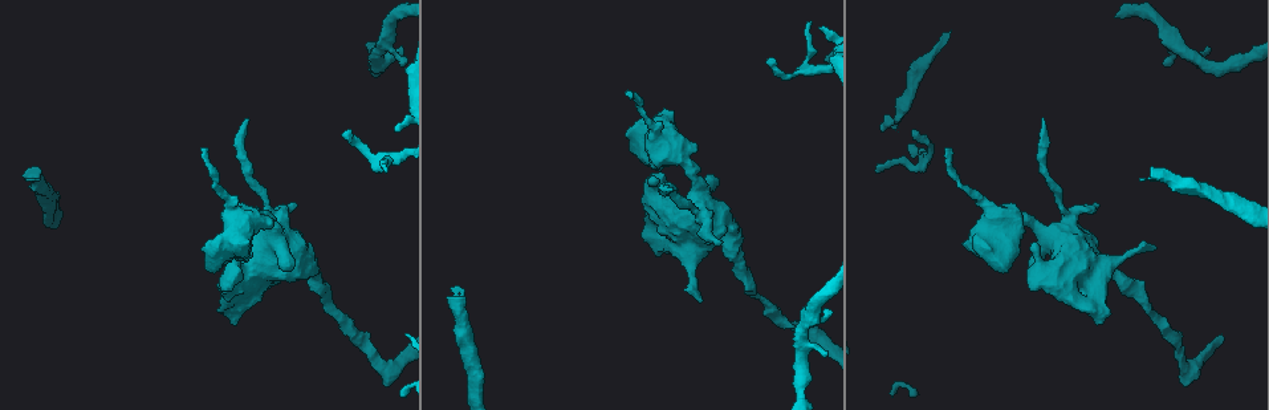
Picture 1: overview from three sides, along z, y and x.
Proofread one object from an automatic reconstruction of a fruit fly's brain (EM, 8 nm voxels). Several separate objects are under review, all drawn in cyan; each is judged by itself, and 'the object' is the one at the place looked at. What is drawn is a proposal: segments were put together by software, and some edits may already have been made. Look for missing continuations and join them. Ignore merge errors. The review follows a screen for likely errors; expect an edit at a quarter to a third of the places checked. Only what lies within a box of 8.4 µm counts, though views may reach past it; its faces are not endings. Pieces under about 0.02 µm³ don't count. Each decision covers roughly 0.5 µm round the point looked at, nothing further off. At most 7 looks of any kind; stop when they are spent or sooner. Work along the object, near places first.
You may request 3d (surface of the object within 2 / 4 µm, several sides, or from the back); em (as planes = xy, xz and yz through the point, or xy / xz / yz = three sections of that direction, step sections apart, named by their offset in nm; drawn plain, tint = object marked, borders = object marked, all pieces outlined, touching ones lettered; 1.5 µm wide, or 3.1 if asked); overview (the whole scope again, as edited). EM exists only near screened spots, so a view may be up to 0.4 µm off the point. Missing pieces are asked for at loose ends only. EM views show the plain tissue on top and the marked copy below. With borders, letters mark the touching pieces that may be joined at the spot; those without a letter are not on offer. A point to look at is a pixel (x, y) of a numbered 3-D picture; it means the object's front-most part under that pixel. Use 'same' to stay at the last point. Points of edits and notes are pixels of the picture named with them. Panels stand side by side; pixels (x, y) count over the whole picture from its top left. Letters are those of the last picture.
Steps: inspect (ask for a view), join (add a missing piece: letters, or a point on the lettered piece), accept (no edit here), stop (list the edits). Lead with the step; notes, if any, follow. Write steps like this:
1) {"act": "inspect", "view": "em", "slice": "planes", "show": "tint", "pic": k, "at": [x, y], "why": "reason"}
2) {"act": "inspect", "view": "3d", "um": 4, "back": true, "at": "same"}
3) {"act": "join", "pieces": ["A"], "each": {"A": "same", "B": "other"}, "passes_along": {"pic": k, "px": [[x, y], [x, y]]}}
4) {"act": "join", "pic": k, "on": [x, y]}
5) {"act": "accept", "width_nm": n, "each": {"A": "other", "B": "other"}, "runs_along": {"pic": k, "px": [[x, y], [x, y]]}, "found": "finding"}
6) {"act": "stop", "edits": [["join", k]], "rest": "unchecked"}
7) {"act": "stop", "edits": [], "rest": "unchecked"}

{"act": "inspect", "view": "em", "slice": "xz", "step": 4, "show": "tint", "pic": 1, "at": [945, 150], "why": "thin end"}

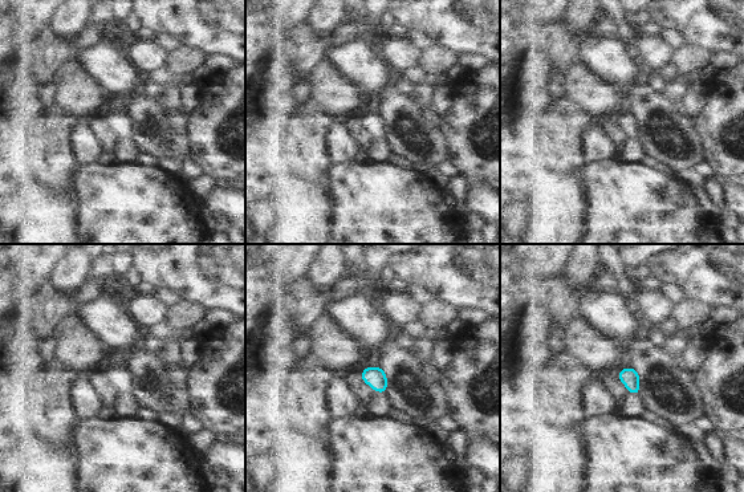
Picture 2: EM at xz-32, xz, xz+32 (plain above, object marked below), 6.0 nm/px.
{"act": "inspect", "view": "em", "slice": "planes", "show": "borders", "at": "same", "why": "cut it another way"}

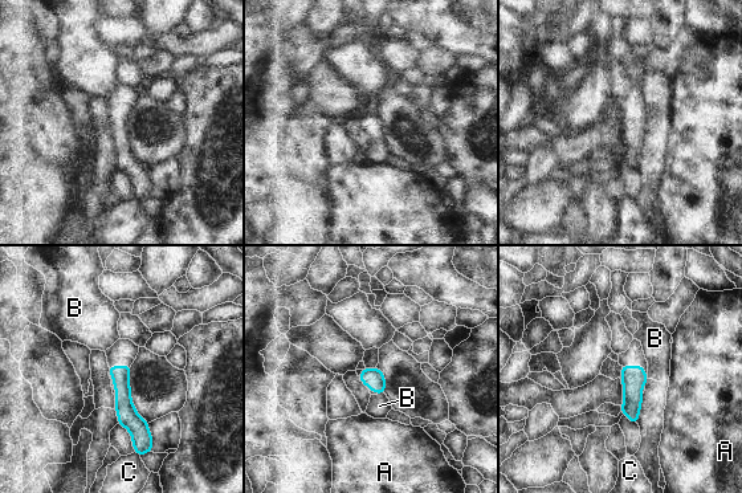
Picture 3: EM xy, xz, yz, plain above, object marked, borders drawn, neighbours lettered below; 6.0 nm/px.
{"act": "accept", "width_nm": 110, "each": {"A": "other", "B": "other", "C": "other"}, "runs_along": {"pic": 3, "px": [[114, 369], [127, 416], [146, 445]]}, "found": "no lettered piece goes on from it"}

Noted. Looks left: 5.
{"act": "inspect", "view": "em", "slice": "planes", "show": "borders", "pic": 1, "at": [822, 29], "why": "branch stops here"}

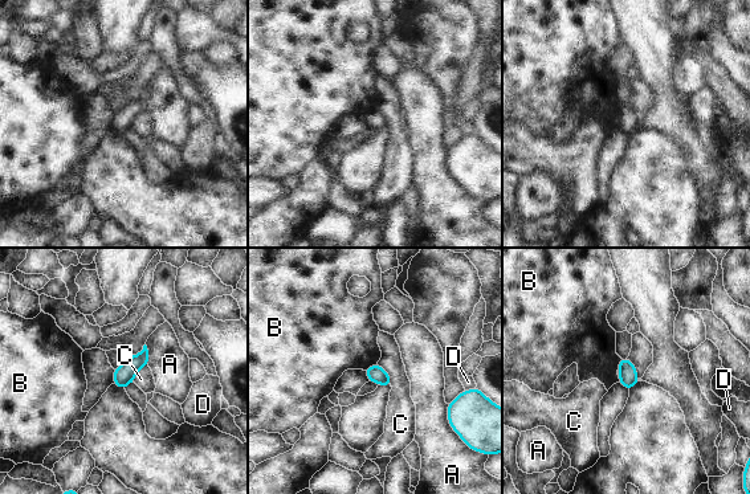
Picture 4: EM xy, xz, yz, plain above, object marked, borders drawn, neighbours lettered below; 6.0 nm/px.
{"act": "accept", "each": {"A": "other", "B": "other", "C": "other", "D": "other"}, "border": {"pic": 4, "px": [[378, 363], [387, 374], [391, 384]]}, "found": "none of them fits"}

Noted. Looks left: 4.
{"act": "inspect", "view": "em", "slice": "yz", "step": 8, "show": "borders", "pic": 1, "at": [1140, 180], "why": "an open end"}

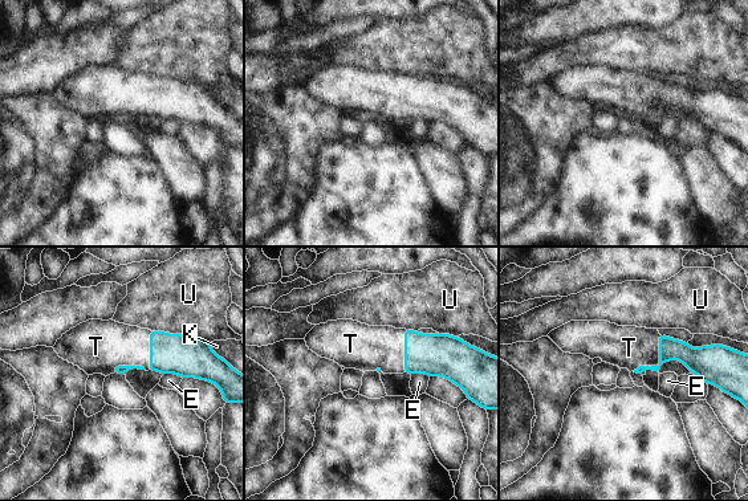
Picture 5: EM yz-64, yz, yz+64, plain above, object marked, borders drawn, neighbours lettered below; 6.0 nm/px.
{"act": "join", "pieces": ["T"], "each": {"E": "other", "K": "other", "T": "same", "U": "other"}, "found": "the neuron continues"}

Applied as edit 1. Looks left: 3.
{"act": "stop", "edits": [["join", 5]], "rest": "unchecked"}

